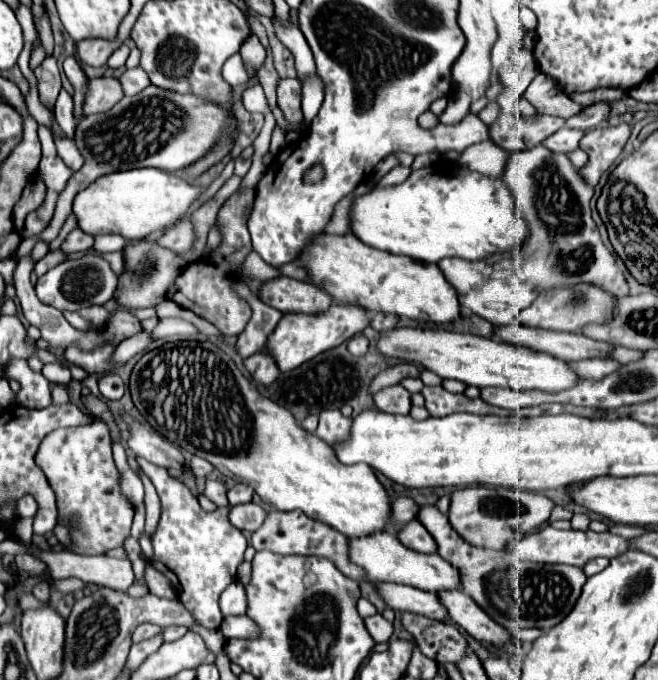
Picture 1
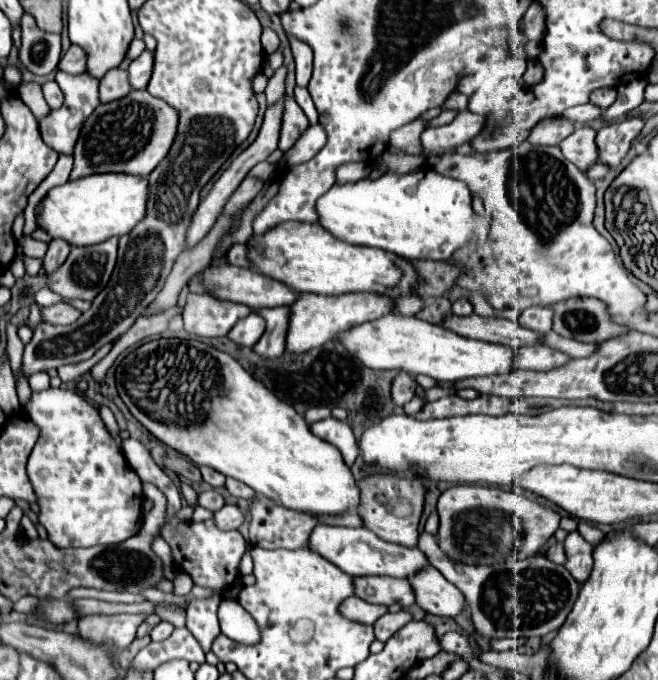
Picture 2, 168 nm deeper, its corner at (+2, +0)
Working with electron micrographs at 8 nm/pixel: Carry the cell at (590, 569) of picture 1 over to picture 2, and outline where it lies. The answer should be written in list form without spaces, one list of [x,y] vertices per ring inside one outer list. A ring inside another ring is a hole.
[[[574,530],[574,532],[570,532],[566,536],[564,546],[566,546],[566,556],[568,556],[568,562],[564,566],[582,584],[590,576],[590,572],[592,572],[592,564],[594,564],[592,552],[594,552],[594,546],[586,544],[578,530]]]

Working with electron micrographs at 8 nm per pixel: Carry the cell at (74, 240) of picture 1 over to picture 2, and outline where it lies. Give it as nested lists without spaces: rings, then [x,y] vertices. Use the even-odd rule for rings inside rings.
[[[60,238],[52,240],[52,242],[50,242],[50,248],[48,248],[46,256],[44,256],[44,268],[46,268],[46,272],[50,274],[50,272],[54,272],[58,266],[62,266],[64,260],[68,258],[68,252],[70,252],[70,250],[72,250],[72,246],[70,246],[66,240],[60,240]]]

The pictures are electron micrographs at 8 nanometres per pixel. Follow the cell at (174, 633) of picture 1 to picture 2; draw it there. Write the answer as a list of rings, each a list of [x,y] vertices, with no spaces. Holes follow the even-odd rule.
[[[160,622],[152,632],[150,632],[150,638],[154,642],[160,642],[160,640],[166,640],[170,634],[174,632],[174,626],[170,622]]]

